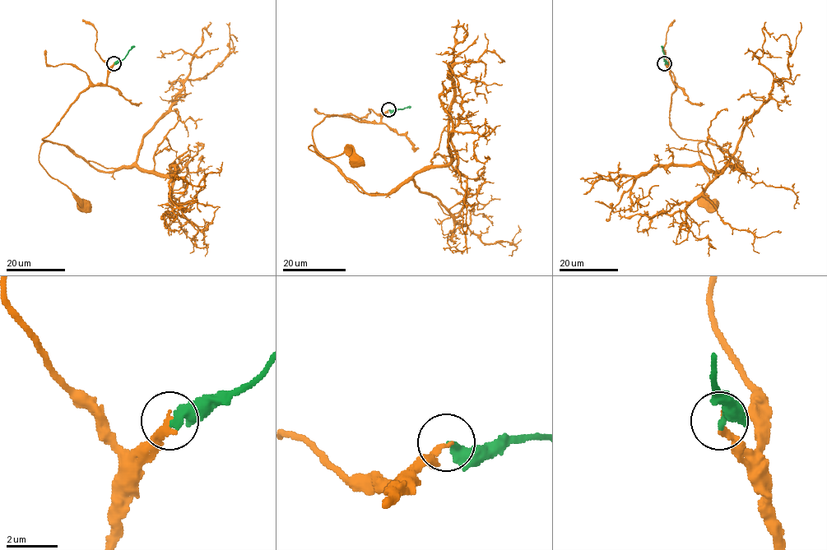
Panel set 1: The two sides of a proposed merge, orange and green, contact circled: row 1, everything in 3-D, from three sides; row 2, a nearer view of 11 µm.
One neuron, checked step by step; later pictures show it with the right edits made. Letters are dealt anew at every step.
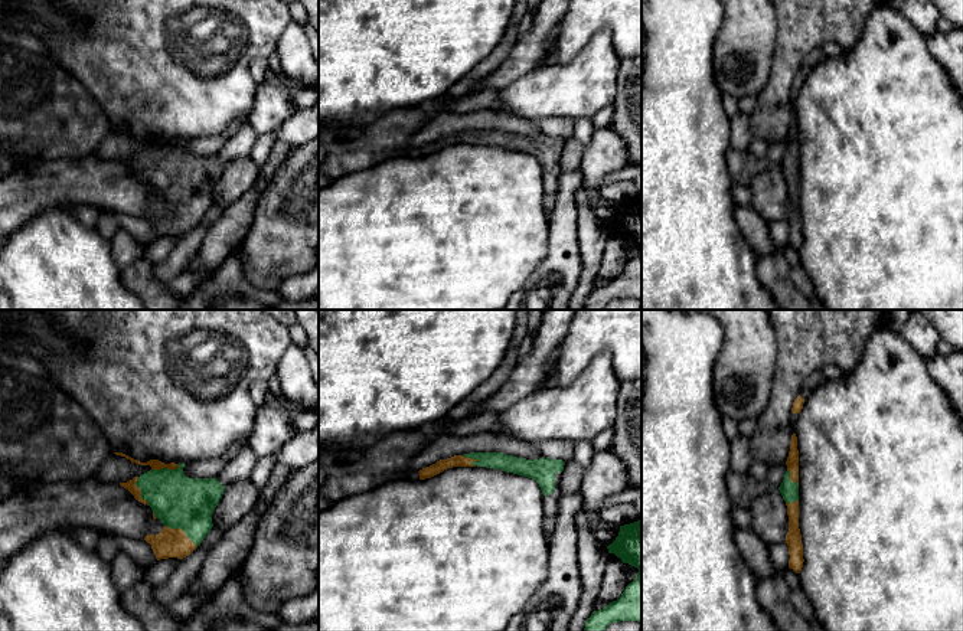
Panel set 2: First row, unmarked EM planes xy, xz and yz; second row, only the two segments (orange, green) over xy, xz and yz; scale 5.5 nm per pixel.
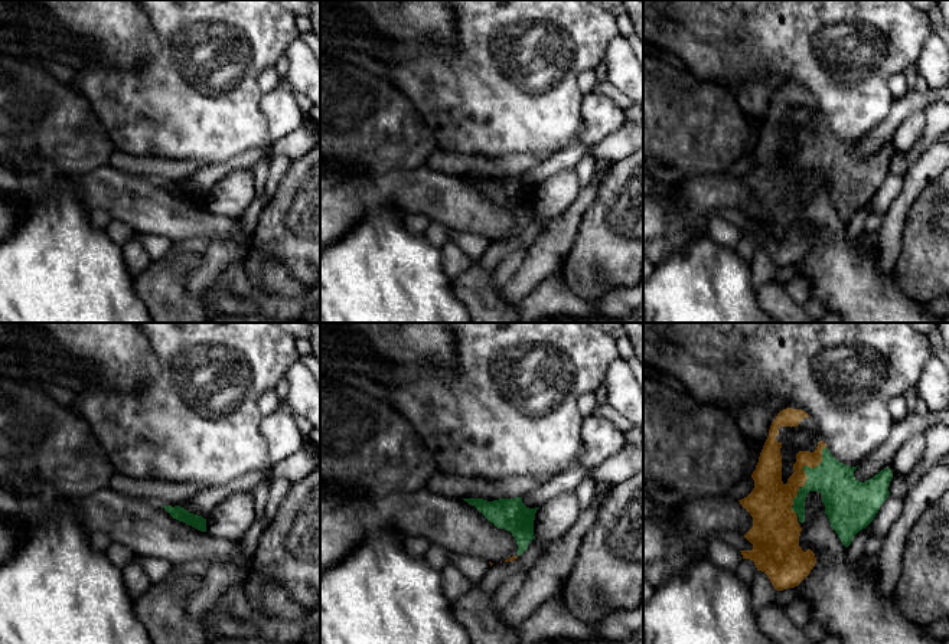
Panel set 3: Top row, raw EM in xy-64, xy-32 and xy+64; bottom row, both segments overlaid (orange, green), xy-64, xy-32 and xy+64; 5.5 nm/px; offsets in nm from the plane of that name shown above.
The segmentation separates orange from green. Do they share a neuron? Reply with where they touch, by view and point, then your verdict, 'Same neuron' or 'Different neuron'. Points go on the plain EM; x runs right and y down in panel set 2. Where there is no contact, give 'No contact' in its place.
Touches orange at xy (182, 208). Same neuron

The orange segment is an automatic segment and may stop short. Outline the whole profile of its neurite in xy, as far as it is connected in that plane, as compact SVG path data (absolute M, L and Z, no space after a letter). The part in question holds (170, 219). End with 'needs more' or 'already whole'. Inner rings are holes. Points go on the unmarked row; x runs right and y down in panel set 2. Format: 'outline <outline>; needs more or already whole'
outline M114 130L115 133L125 134L131 140L138 143L150 143L151 147L134 154L127 160L120 160L121 164L128 167L136 177L147 182L153 187L153 196L160 196L164 205L159 212L147 212L144 218L151 222L156 236L177 235L183 236L189 233L213 205L212 192L219 177L222 176L226 163L222 163L218 156L189 156L183 151L185 140L182 141L164 141L159 137L150 137L140 140L123 130Z; needs more

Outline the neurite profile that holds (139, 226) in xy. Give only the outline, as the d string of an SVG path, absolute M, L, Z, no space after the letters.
M101 209L101 215L111 213L115 216L120 229L127 231L133 235L140 243L150 245L157 239L156 232L151 226L151 222L147 220L144 216L130 216L114 209Z

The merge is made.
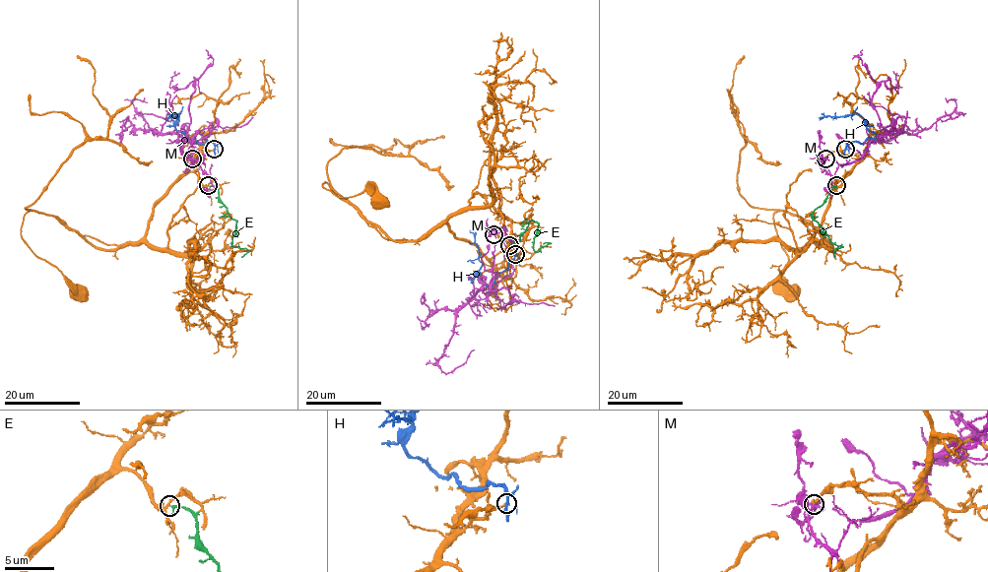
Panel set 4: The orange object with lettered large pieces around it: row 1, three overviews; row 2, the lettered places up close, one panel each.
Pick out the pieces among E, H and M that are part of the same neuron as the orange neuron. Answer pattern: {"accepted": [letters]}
{"accepted": []}

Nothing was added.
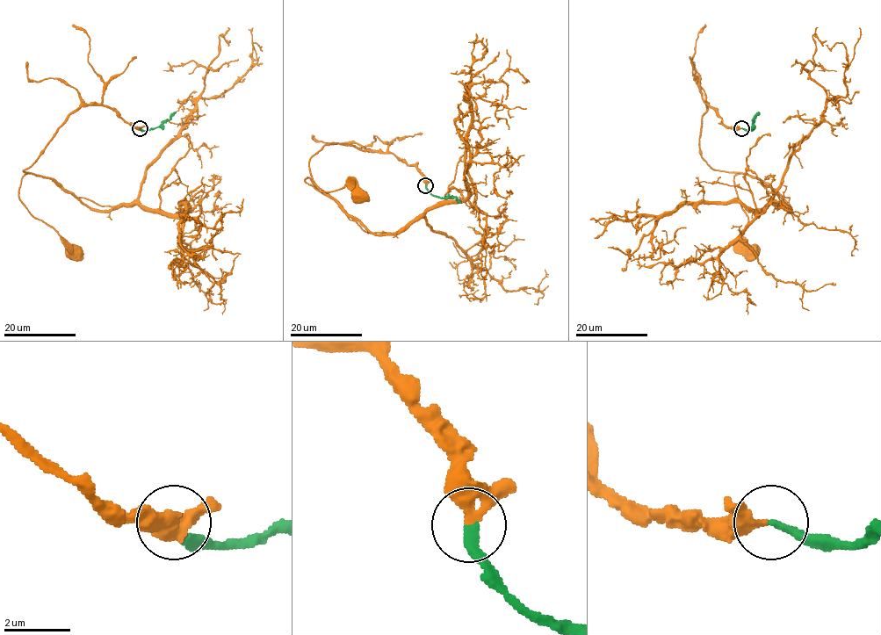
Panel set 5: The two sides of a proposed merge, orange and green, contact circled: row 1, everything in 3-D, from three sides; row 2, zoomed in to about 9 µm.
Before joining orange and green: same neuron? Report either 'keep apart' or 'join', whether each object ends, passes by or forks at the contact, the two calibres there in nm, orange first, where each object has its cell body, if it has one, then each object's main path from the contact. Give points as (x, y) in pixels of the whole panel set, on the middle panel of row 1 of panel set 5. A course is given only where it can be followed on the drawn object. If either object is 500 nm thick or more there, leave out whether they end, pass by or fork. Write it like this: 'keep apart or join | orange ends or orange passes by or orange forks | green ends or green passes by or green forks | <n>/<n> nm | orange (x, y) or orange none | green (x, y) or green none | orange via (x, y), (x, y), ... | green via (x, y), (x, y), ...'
join | orange ends | green ends | 320/240 nm | orange (358, 196) | green none | orange via (426, 184), (393, 154), (328, 142), (310, 159), (305, 181), (320, 191), (359, 192) | green via (426, 184), (430, 193), (456, 198), (461, 203)

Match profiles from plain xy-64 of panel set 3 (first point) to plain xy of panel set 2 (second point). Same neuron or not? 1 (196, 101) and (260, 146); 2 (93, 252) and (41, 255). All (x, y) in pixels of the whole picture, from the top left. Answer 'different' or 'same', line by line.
1: different
2: same

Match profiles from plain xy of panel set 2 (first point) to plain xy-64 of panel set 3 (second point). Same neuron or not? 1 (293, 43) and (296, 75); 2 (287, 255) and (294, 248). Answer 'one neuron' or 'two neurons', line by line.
1: one neuron
2: one neuron

